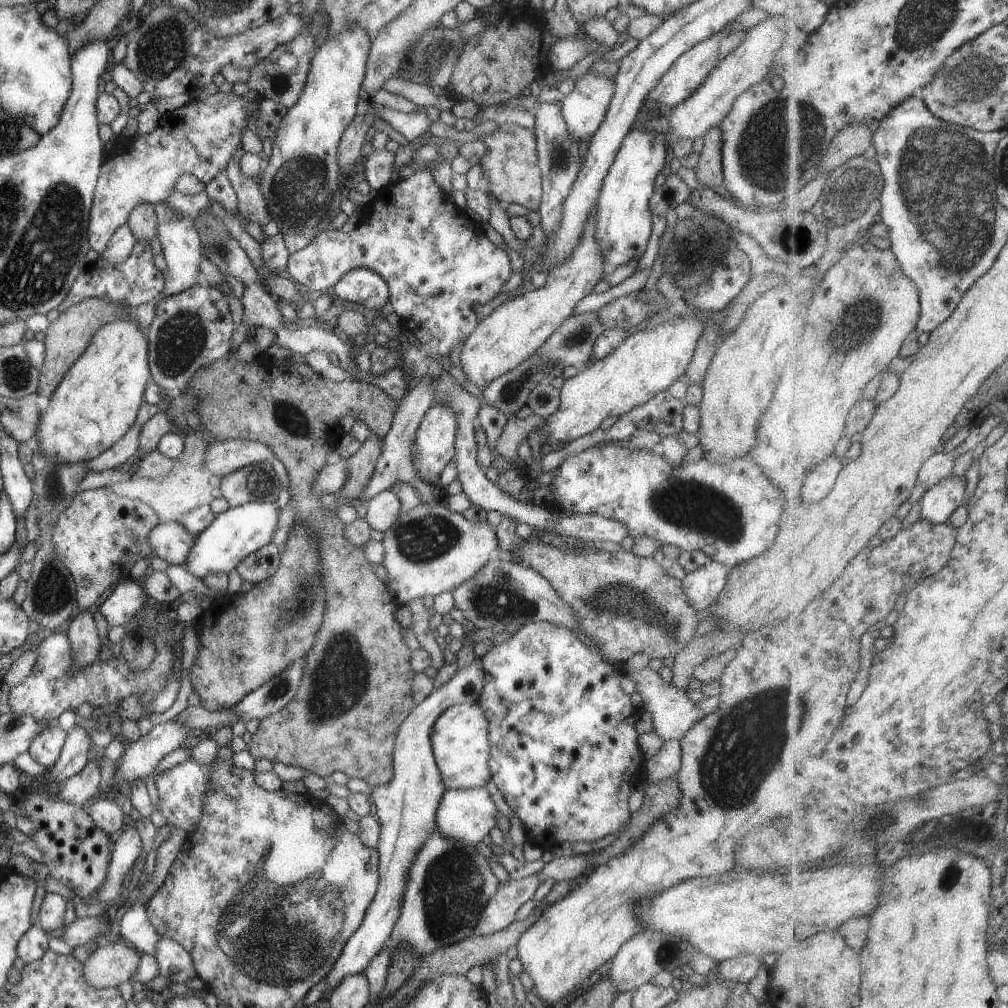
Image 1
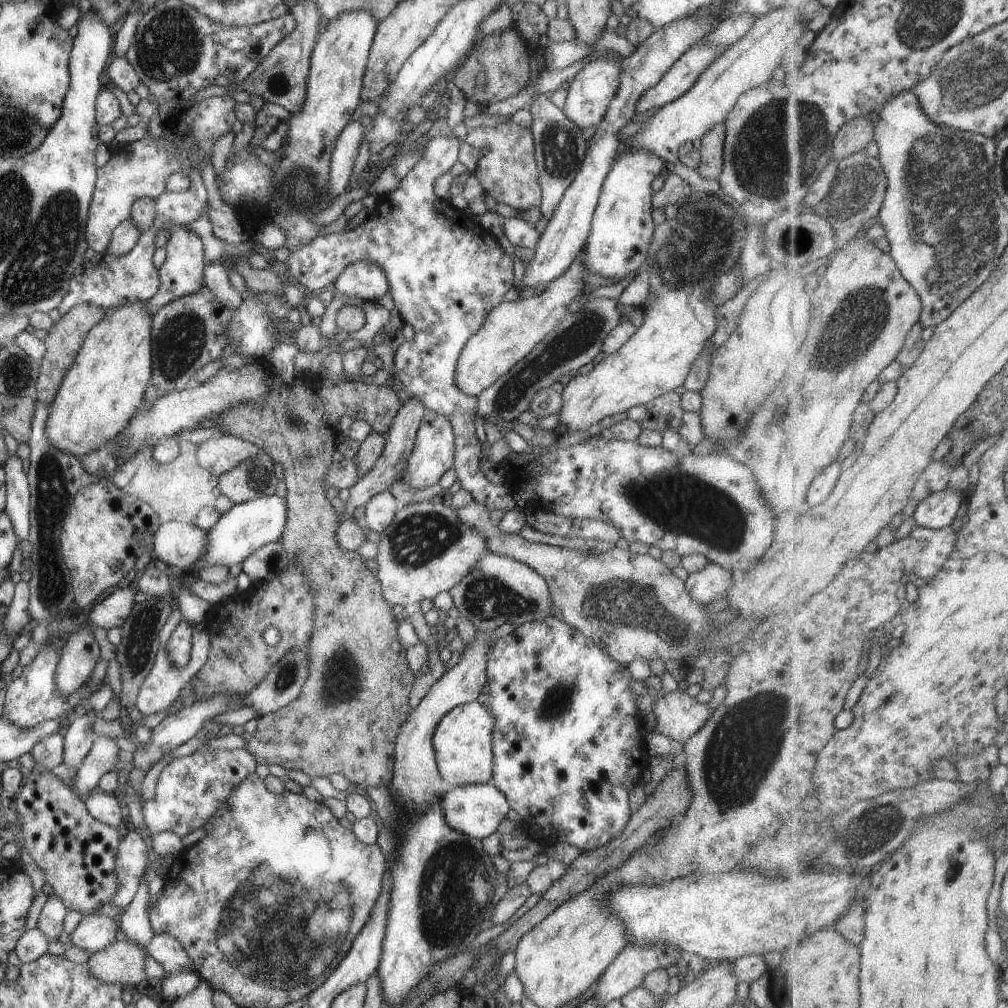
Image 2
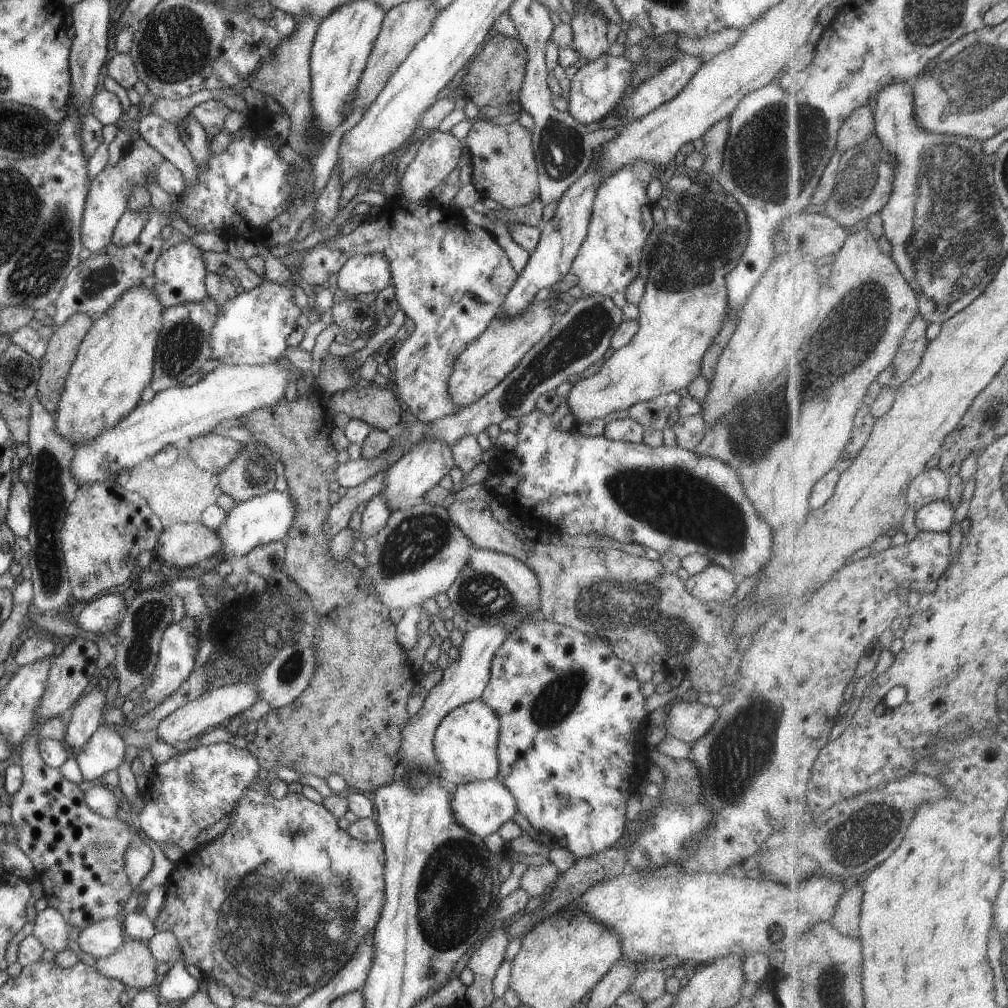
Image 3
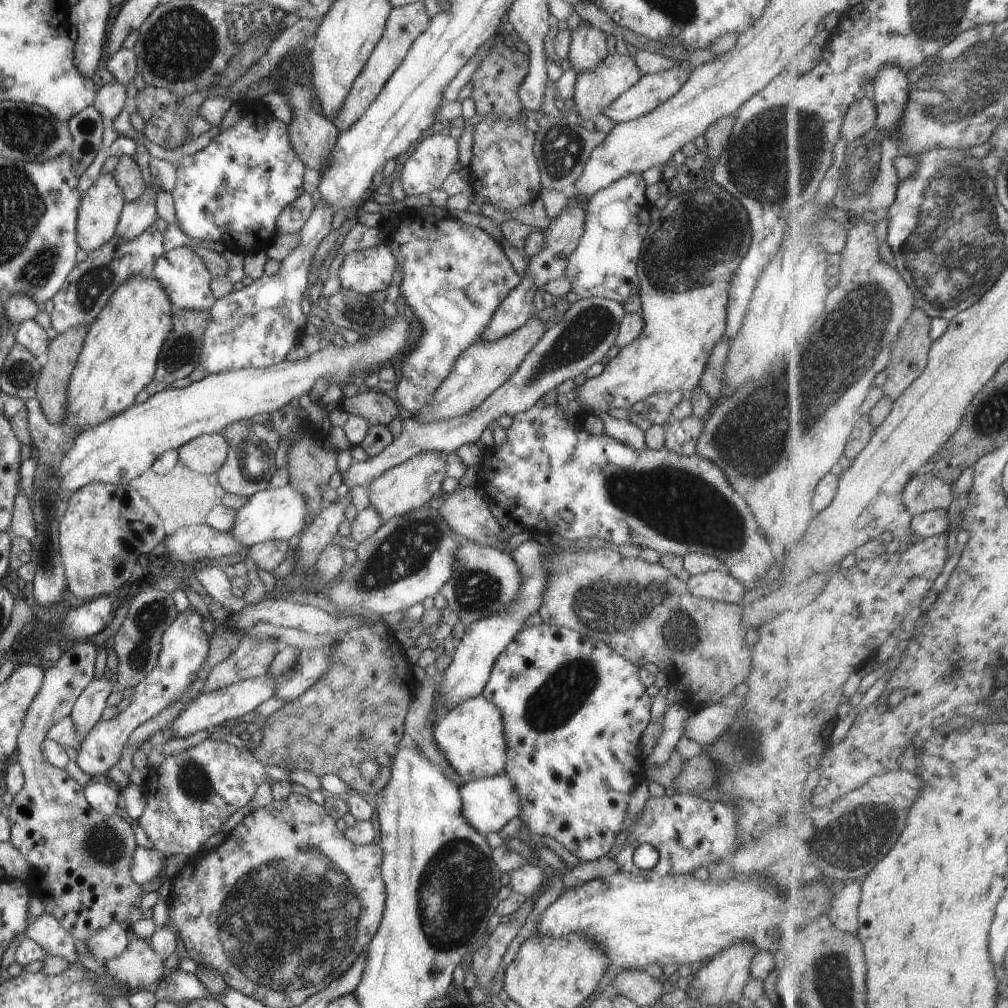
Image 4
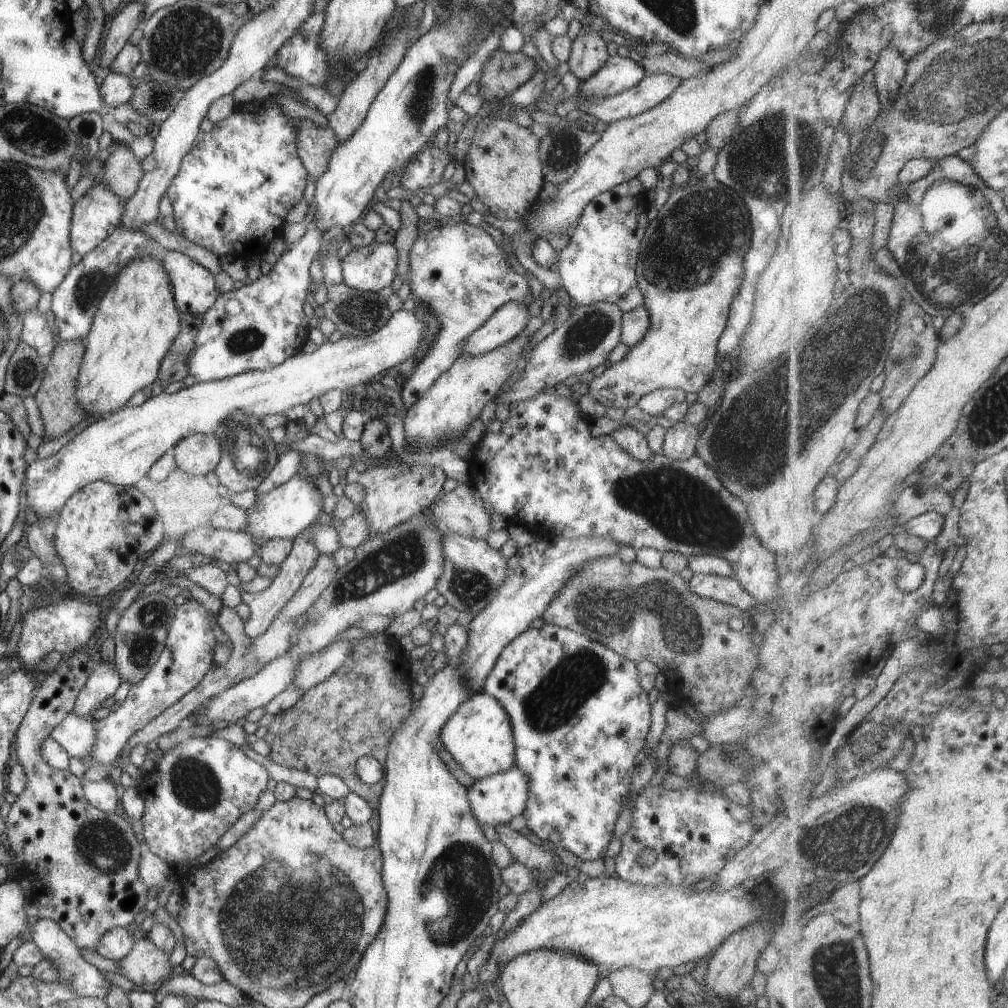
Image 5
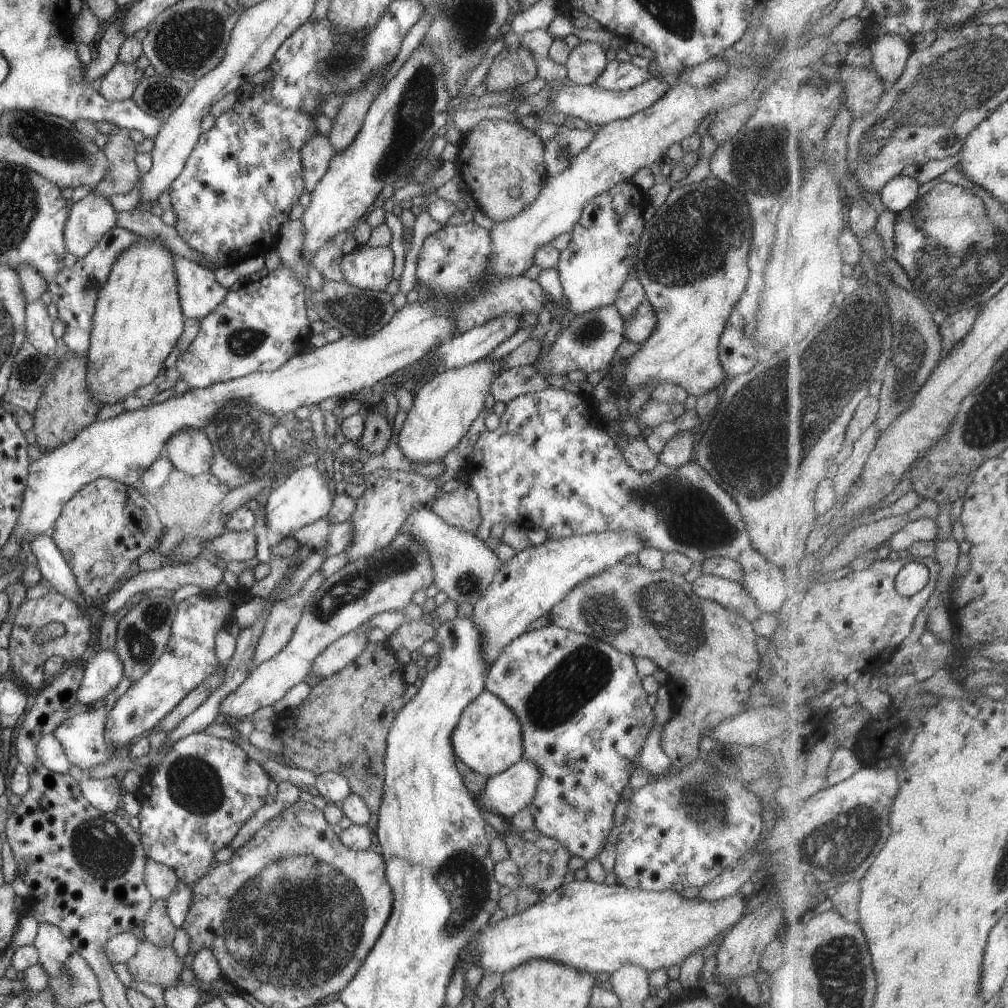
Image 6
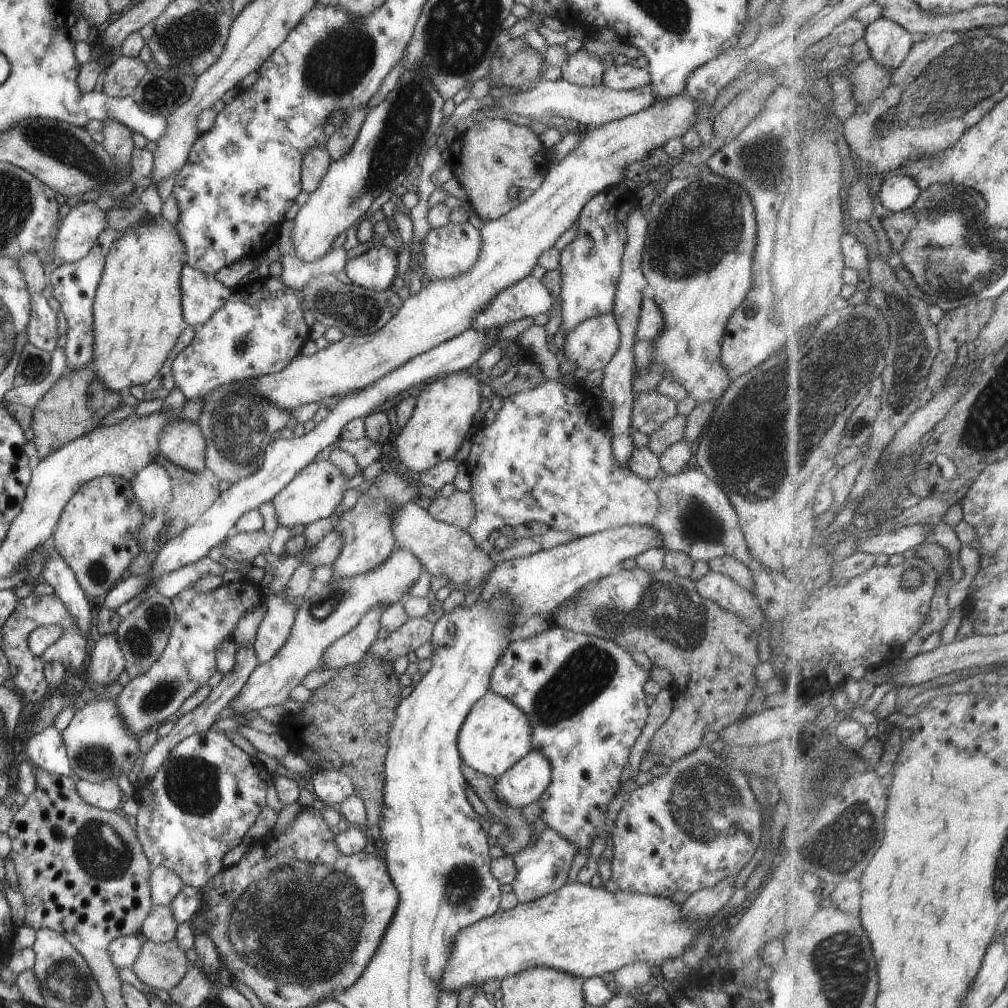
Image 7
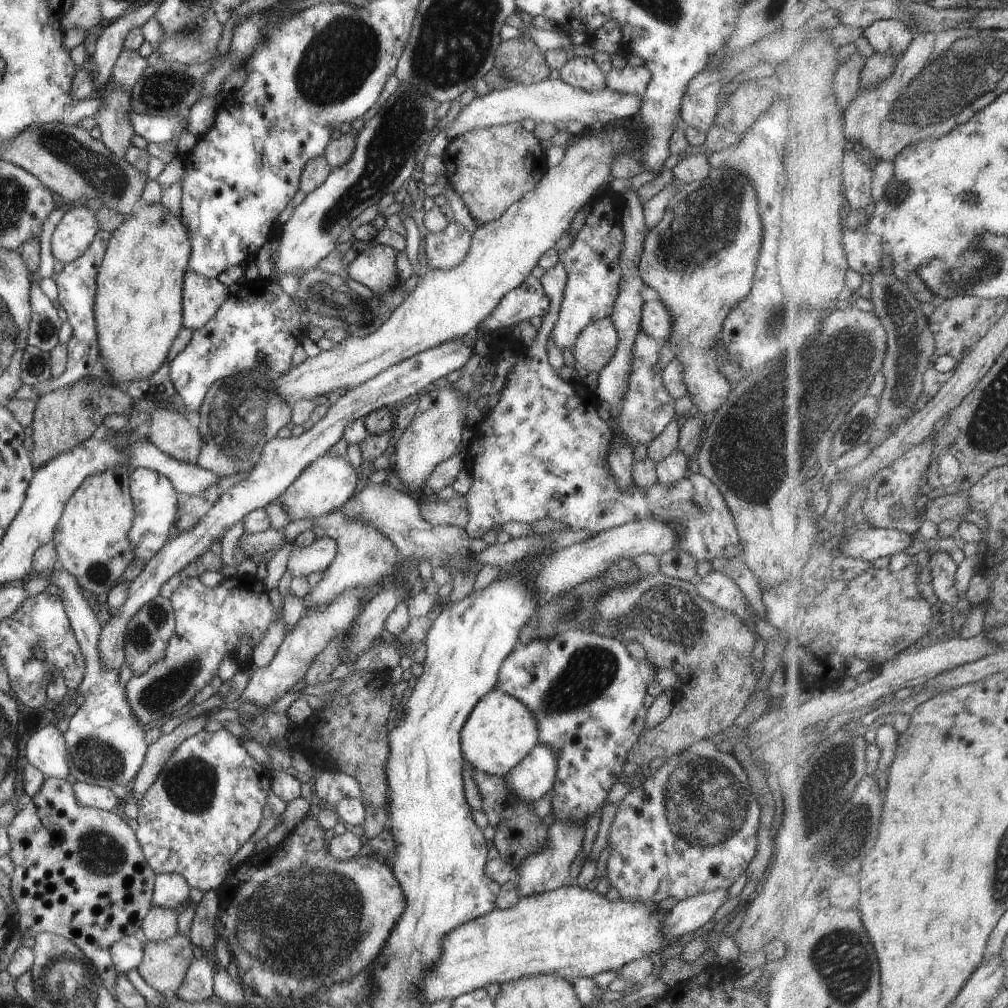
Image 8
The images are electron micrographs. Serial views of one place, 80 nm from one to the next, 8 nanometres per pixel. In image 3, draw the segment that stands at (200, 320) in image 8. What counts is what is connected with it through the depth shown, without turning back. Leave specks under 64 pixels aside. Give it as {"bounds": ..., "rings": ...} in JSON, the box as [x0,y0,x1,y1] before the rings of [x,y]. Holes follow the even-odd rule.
{"bounds":[152,238,209,309],"rings":[[[189,238],[181,239],[167,247],[167,250],[161,253],[154,262],[155,284],[152,286],[152,291],[164,309],[186,302],[209,299],[204,283],[205,275],[202,250],[193,245]]]}

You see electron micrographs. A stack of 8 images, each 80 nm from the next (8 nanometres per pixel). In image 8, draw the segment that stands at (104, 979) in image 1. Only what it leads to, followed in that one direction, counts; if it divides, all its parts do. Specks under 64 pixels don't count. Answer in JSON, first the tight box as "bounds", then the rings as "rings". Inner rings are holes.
{"bounds":[134,933,193,996],"rings":[[[179,933],[162,941],[148,941],[142,946],[142,961],[134,968],[140,974],[145,984],[153,990],[166,996],[167,992],[176,992],[181,984],[183,975],[190,965],[191,950],[193,944],[190,940]]]}

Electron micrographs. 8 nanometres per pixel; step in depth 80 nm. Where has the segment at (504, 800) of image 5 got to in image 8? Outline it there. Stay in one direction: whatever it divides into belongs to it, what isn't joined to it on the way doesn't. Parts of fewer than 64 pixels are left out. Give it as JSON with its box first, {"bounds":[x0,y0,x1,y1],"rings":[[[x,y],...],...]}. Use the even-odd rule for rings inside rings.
{"bounds":[503,743,556,803],"rings":[[[537,743],[503,776],[505,786],[521,800],[532,803],[553,786],[556,760],[553,750]]]}

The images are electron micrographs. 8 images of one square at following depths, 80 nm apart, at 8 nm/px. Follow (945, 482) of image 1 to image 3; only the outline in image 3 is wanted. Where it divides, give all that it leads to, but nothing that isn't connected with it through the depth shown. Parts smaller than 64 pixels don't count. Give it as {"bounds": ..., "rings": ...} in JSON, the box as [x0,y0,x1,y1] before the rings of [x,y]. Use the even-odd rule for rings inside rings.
{"bounds":[915,499,955,532],"rings":[[[937,499],[926,504],[915,513],[915,525],[918,531],[945,532],[955,520],[955,508],[947,499]]]}

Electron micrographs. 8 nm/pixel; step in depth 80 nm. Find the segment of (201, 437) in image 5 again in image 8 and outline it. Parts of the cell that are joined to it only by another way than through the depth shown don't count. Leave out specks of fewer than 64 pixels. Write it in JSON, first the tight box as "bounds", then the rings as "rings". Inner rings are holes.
{"bounds":[145,406,200,464],"rings":[[[156,406],[150,413],[150,419],[145,422],[148,427],[146,438],[153,443],[163,454],[186,463],[196,464],[200,451],[200,434],[193,418],[176,411],[161,409]]]}

